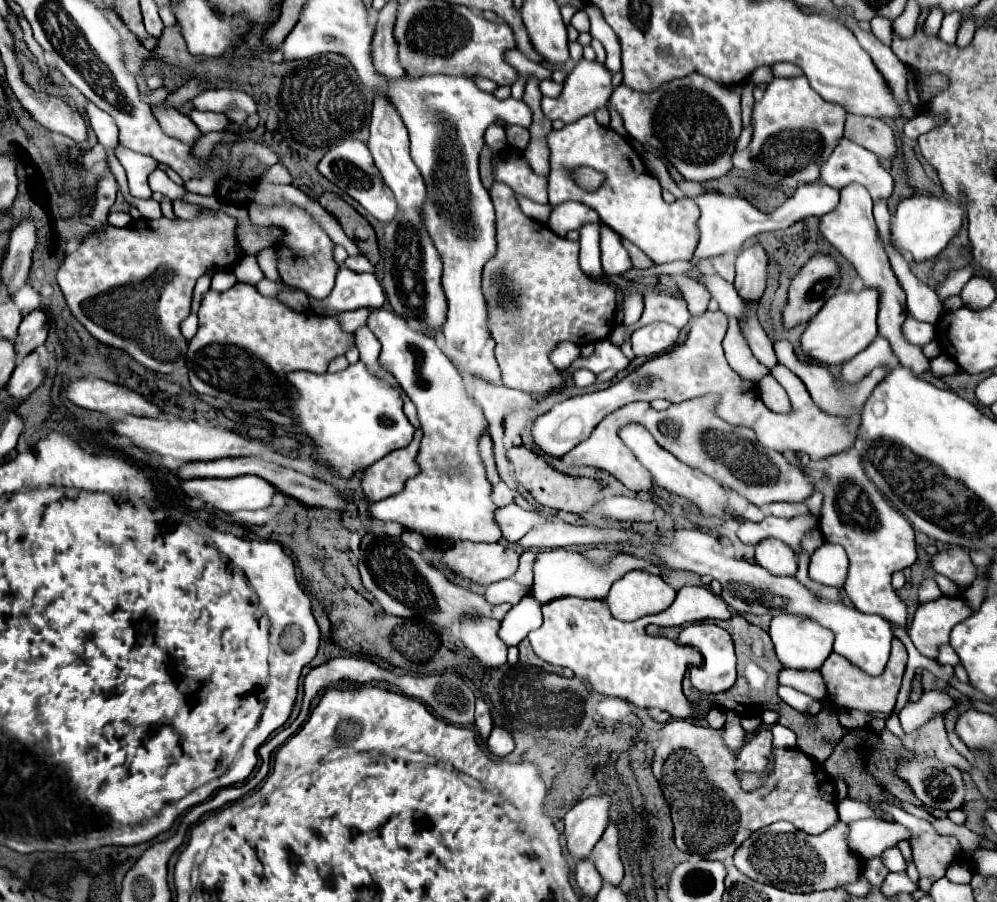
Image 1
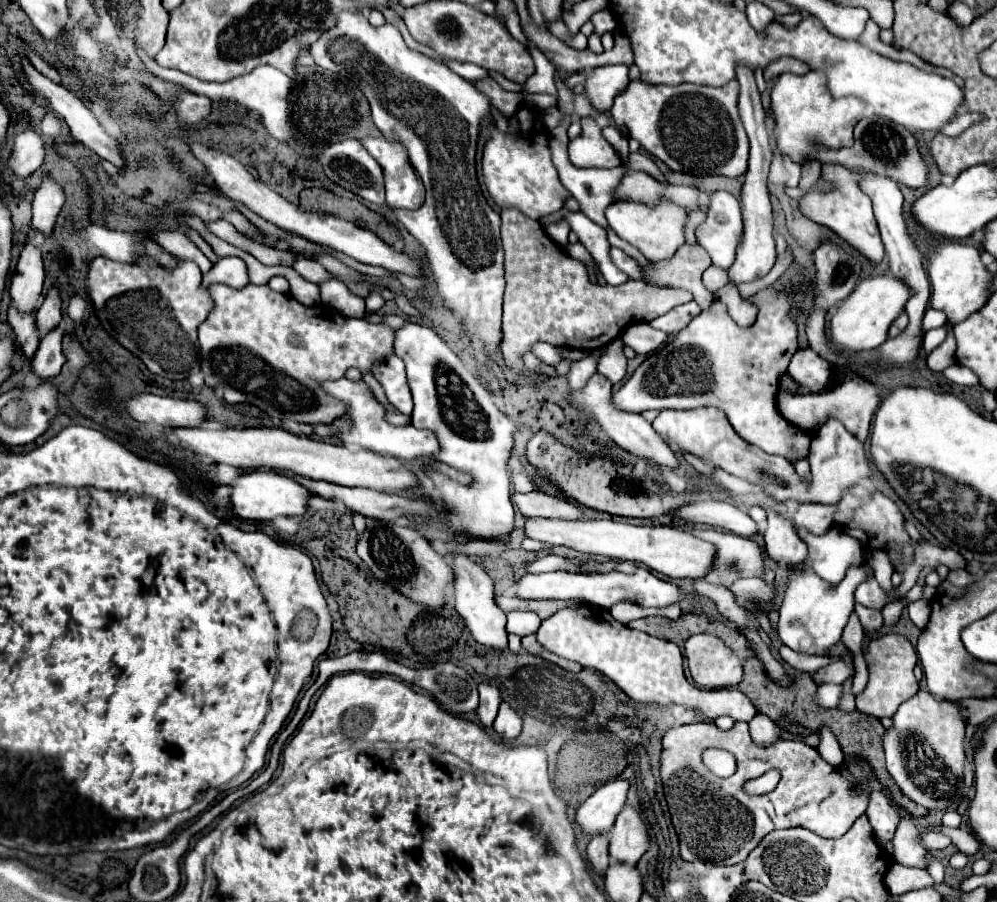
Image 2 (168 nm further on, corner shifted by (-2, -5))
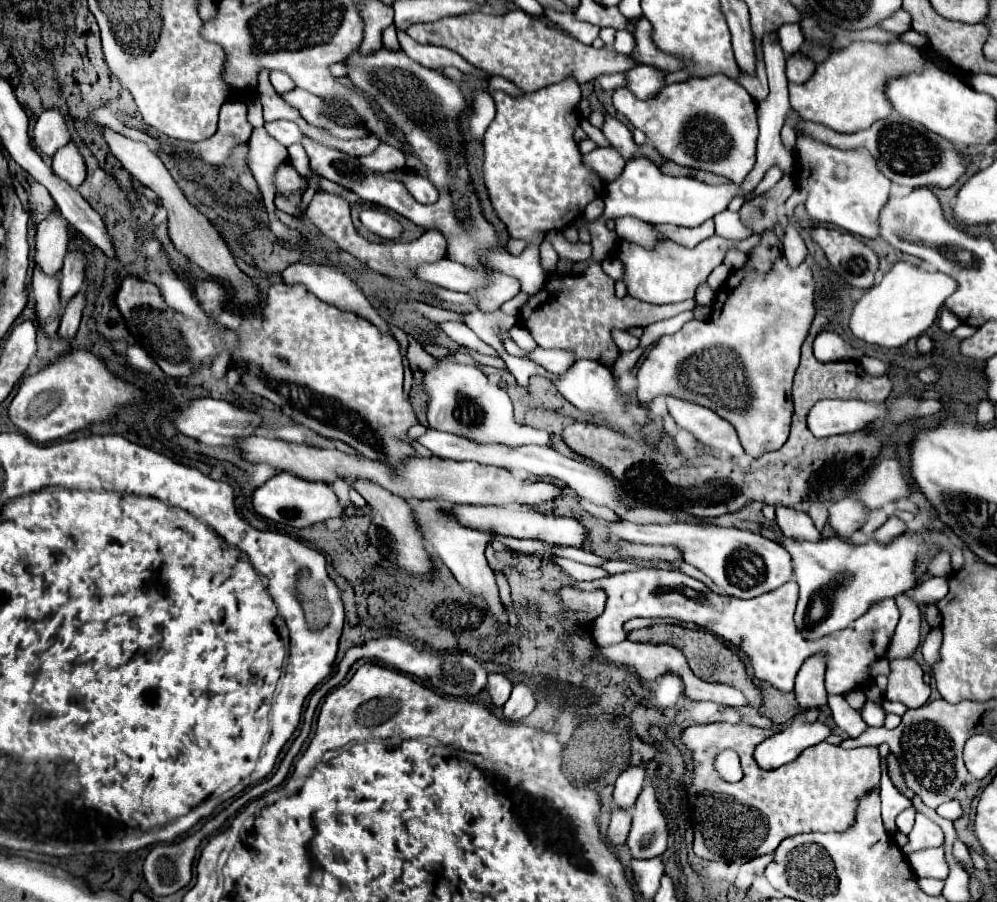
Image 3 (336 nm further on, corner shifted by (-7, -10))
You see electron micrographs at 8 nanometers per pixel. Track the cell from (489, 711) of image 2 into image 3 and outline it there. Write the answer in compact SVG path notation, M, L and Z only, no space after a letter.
M488 674L488 692L490 692L492 704L500 708L506 704L512 692L512 682L504 674Z

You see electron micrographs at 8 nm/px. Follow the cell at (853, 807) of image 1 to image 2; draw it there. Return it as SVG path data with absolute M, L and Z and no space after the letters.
M935 825L931 827L931 831L939 831L939 833L945 833L947 837L951 837L951 843L965 855L977 855L979 849L981 849L981 841L969 833L969 831L963 831L963 829L953 829L953 827L947 827L947 825Z

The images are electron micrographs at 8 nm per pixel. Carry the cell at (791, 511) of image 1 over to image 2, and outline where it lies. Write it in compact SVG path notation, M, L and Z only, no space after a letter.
M803 503L797 507L793 515L793 523L797 527L807 529L813 535L821 535L833 525L833 513L835 513L835 505Z

